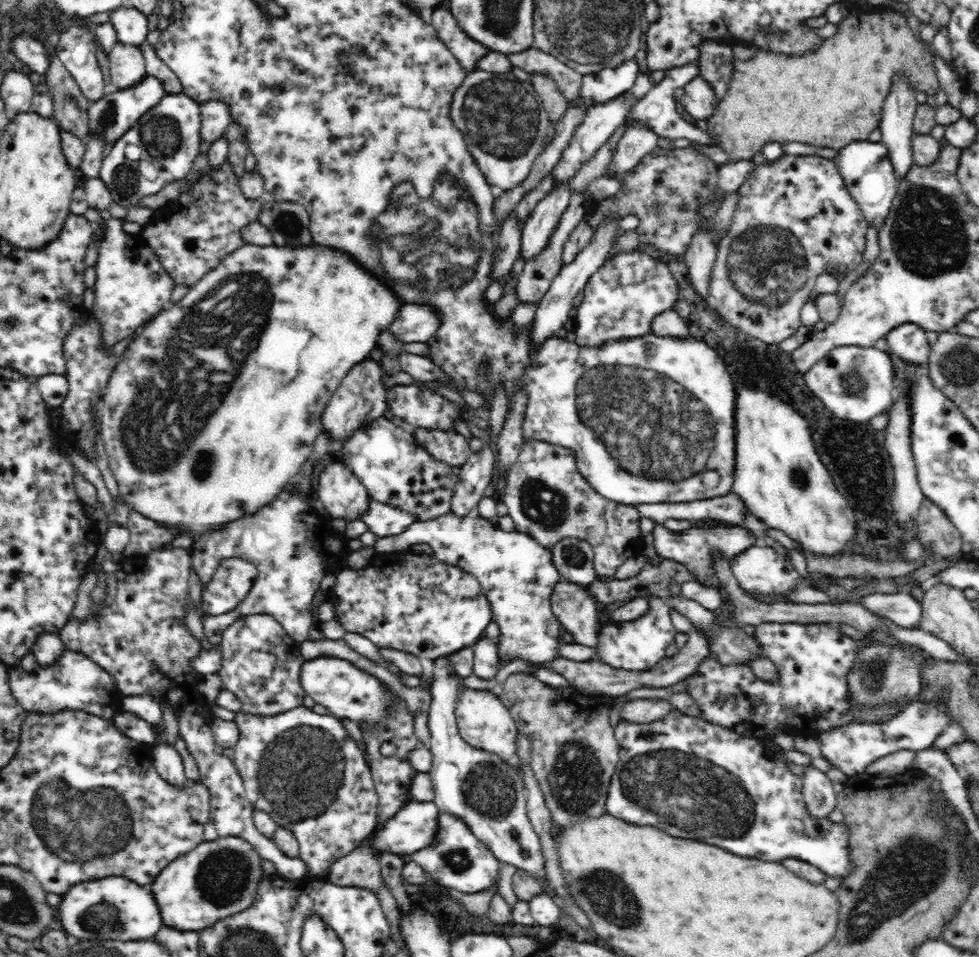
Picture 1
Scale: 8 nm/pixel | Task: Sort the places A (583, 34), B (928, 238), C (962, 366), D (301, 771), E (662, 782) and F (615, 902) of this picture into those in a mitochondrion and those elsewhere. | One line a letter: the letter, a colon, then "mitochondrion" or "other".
A: mitochondrion
B: mitochondrion
C: mitochondrion
D: mitochondrion
E: mitochondrion
F: mitochondrion

